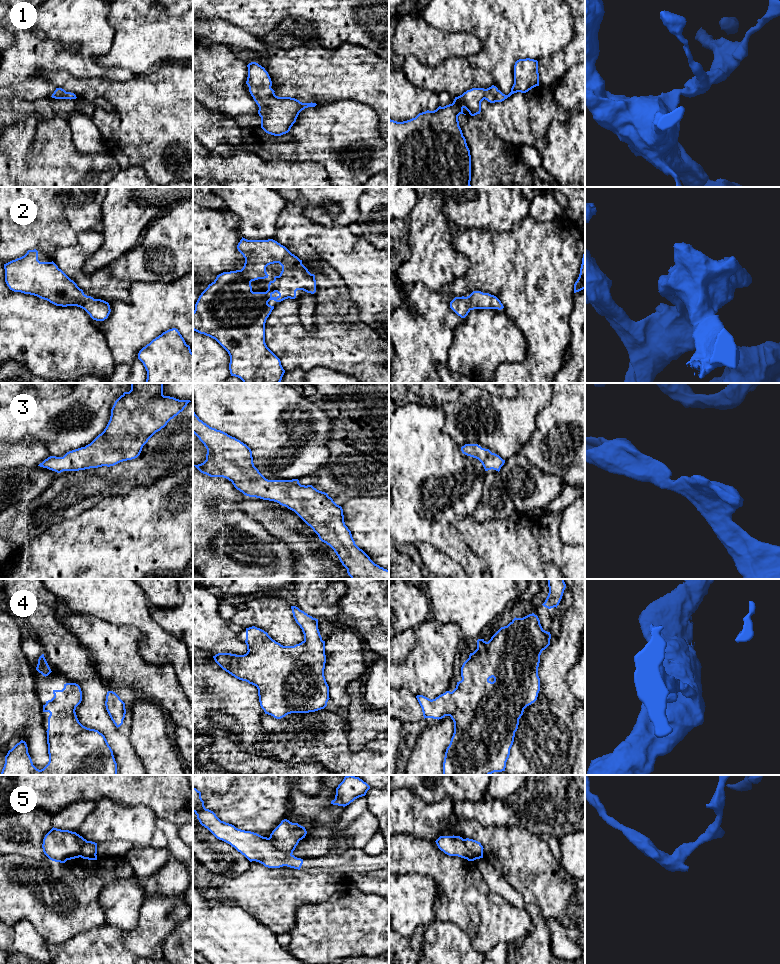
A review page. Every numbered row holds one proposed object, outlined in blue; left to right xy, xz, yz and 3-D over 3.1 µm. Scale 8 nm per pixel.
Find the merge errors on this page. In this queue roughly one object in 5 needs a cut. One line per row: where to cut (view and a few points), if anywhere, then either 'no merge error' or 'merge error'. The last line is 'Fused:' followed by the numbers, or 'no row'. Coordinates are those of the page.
1: cut none; no merge error
2: cut none; no merge error
3: cut none; no merge error
4: cut none; no merge error
5: cut none; no merge error
Fused: no row

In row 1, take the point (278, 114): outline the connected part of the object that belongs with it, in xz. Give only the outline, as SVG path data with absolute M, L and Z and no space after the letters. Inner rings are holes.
M256 62L247 65L246 84L254 101L259 107L261 128L268 134L281 136L290 131L299 113L316 103L302 103L291 97L278 97L271 88L272 81L264 67Z

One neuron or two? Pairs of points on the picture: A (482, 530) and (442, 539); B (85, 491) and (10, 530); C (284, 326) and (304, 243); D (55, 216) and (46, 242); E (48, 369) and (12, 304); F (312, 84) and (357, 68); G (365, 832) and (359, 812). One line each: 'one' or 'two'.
A: two
B: one
C: two
D: one
E: one
F: one
G: one

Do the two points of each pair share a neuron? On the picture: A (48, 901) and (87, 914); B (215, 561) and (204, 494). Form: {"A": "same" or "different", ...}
{"A": "same", "B": "same"}

